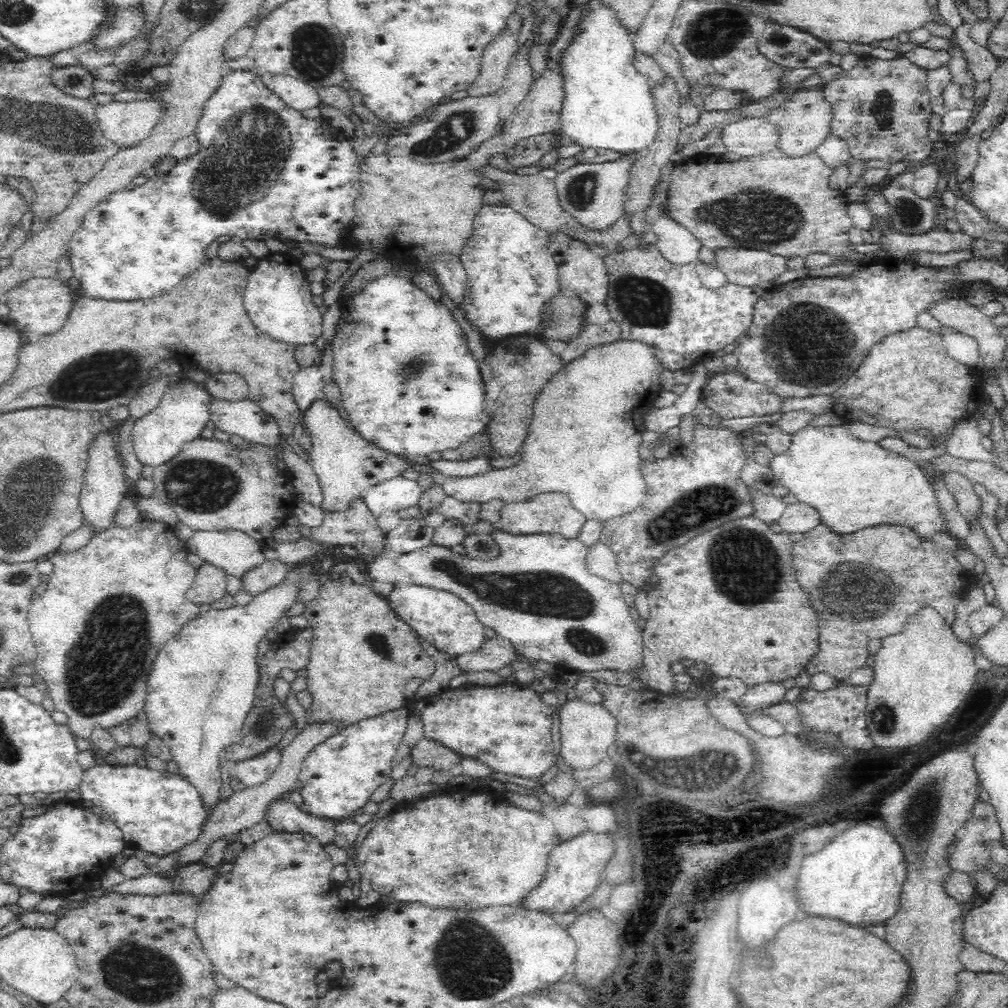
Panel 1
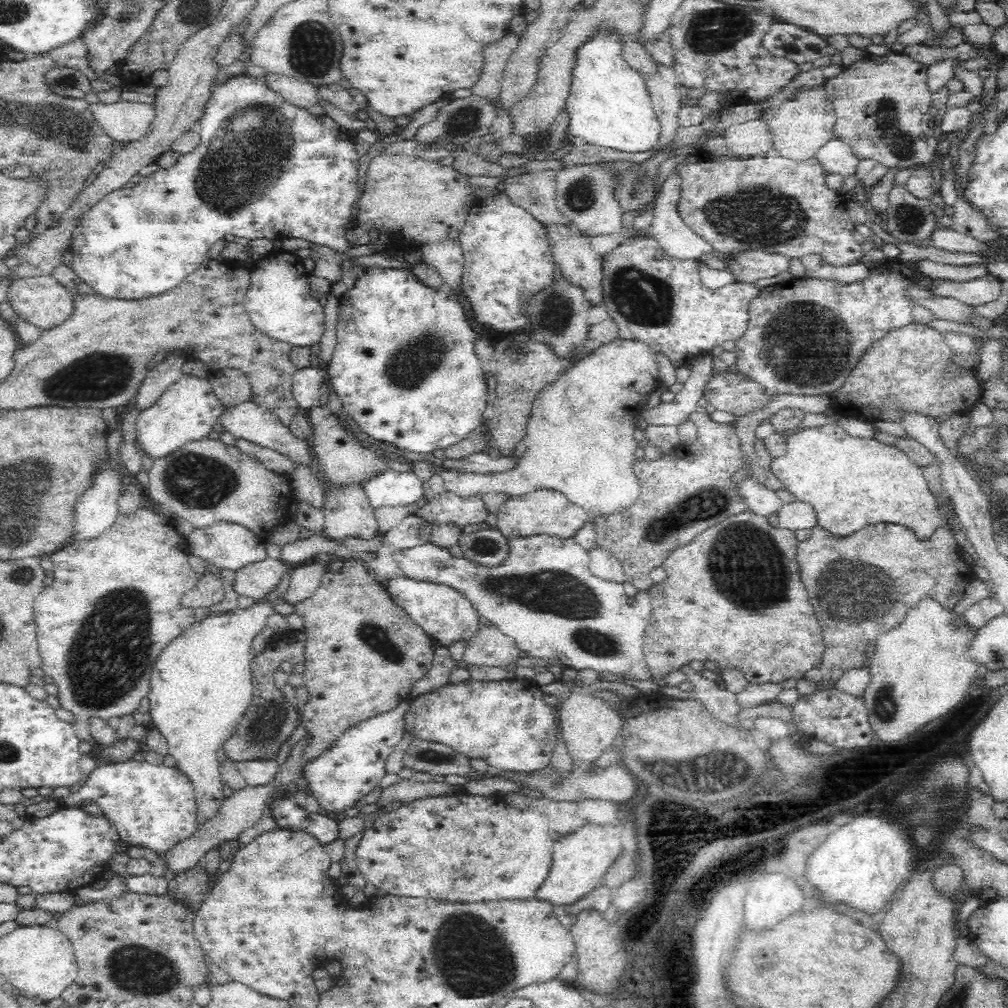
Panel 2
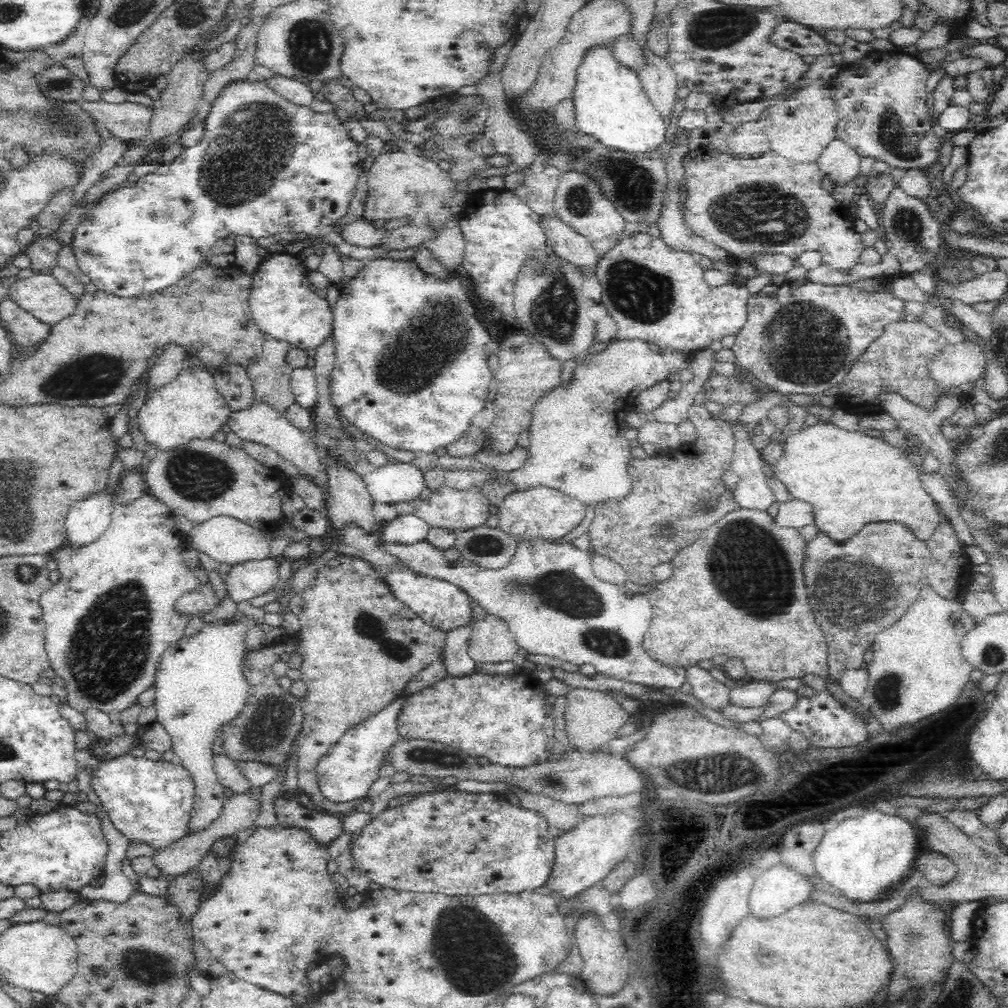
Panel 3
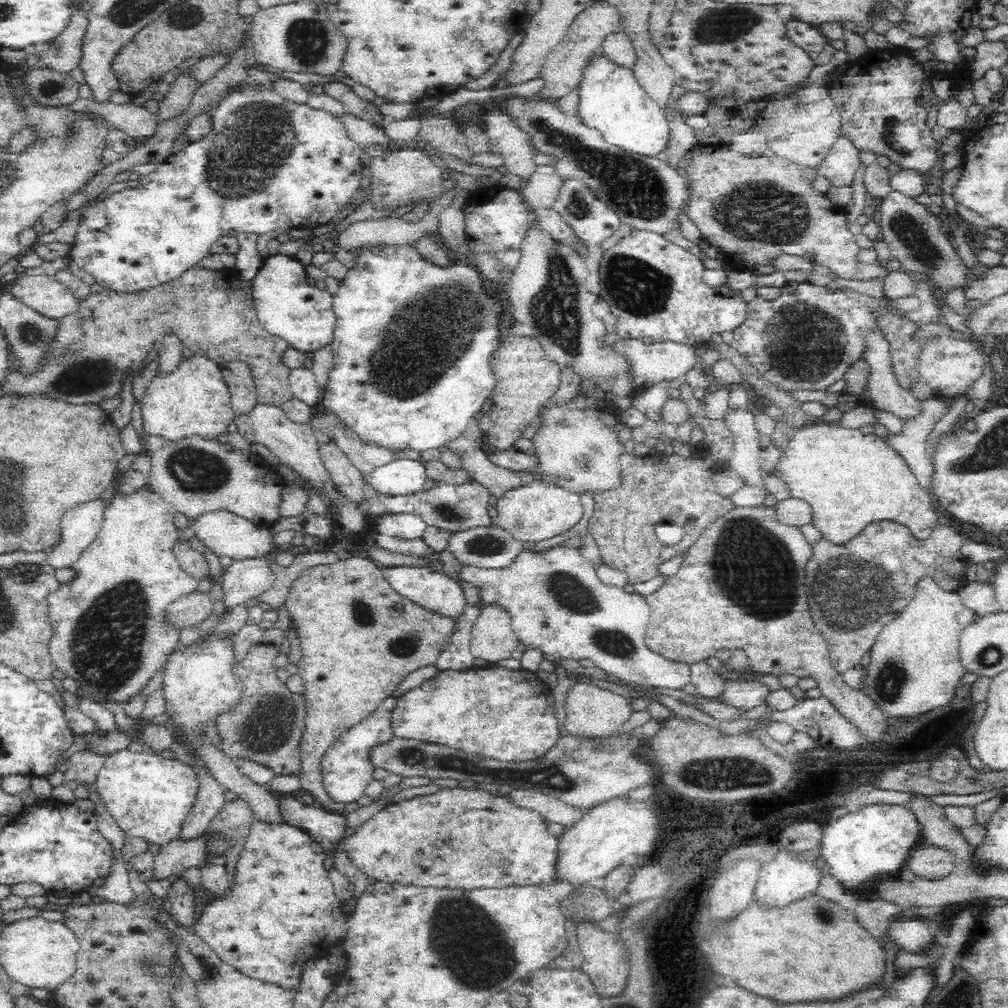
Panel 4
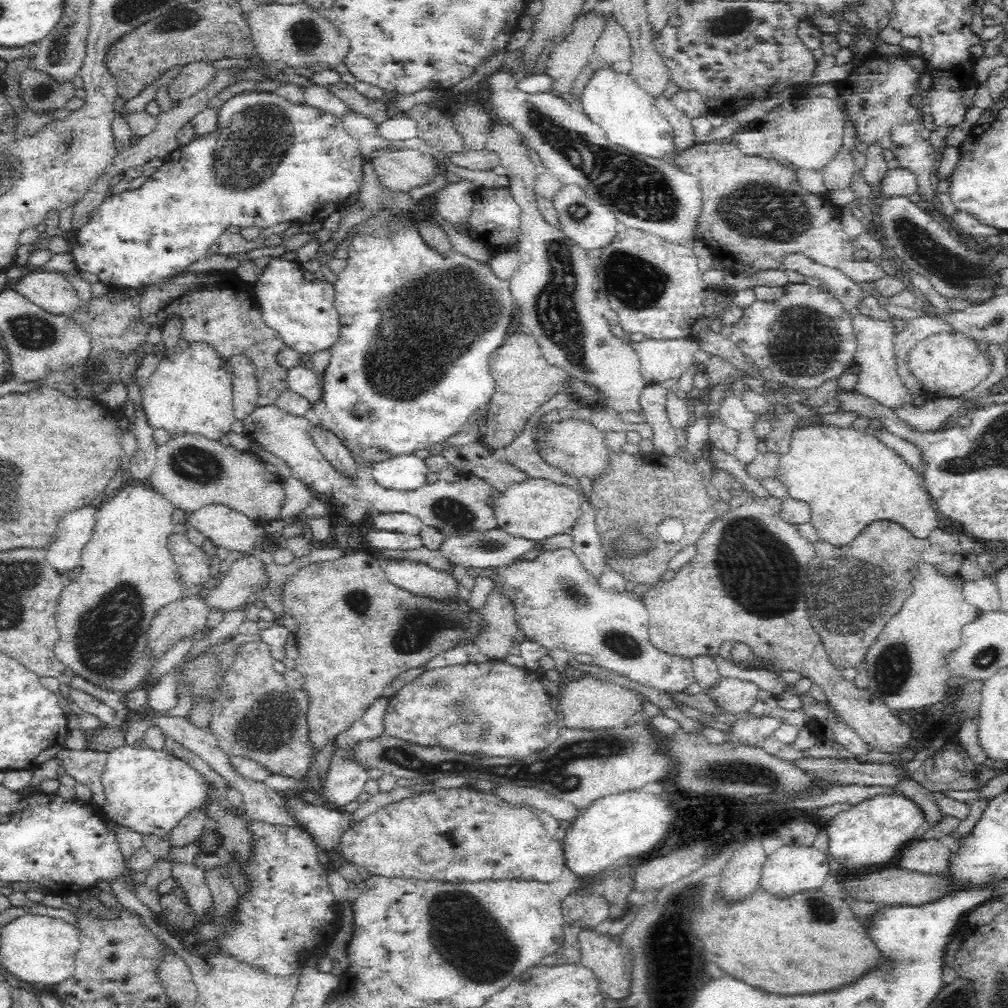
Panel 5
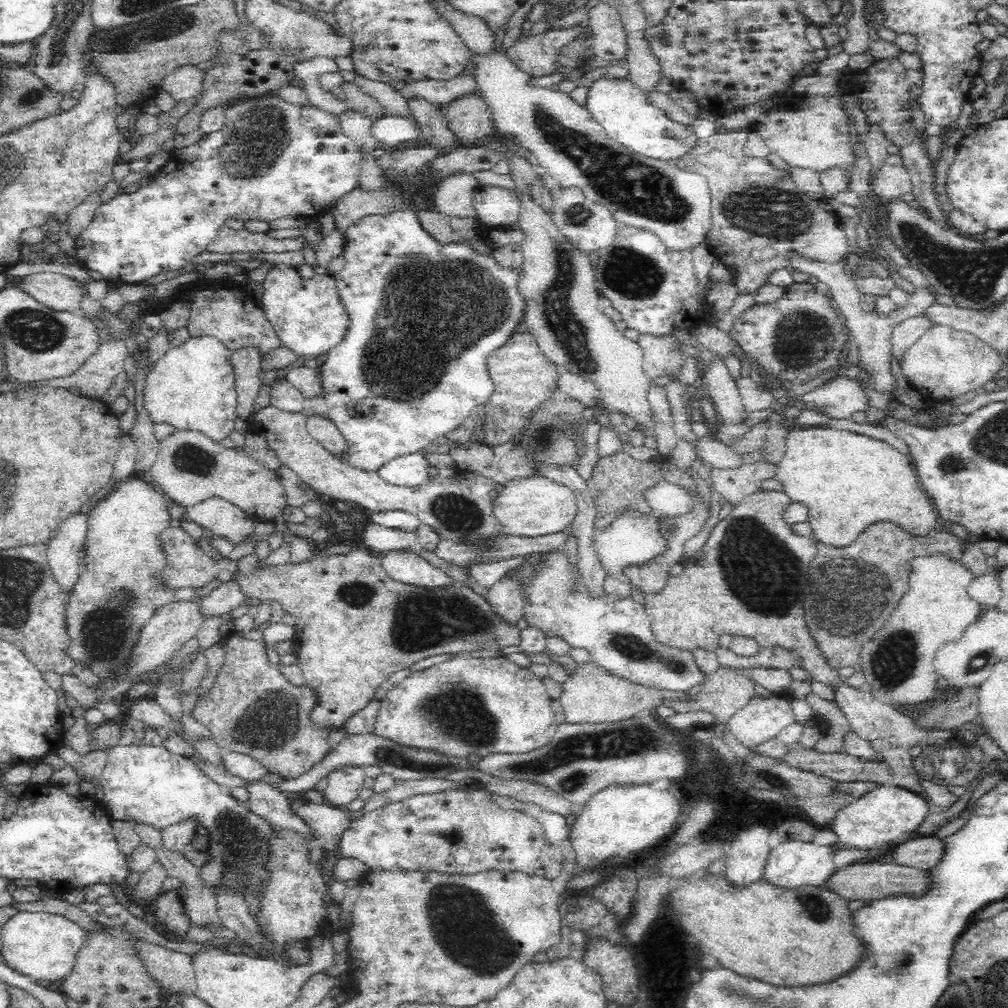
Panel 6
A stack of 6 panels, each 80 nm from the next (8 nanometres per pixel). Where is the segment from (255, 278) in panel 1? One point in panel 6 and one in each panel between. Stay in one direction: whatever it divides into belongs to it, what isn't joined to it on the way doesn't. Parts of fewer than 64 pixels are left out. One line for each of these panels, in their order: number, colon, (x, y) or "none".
2: (278, 301)
3: (282, 305)
4: (288, 307)
5: (303, 313)
6: (308, 316)

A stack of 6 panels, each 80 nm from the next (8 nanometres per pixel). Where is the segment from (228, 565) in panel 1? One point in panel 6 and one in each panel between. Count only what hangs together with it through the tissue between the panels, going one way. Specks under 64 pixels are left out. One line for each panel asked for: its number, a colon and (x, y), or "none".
2: (231, 546)
3: (227, 540)
4: (223, 532)
5: (224, 526)
6: (224, 519)

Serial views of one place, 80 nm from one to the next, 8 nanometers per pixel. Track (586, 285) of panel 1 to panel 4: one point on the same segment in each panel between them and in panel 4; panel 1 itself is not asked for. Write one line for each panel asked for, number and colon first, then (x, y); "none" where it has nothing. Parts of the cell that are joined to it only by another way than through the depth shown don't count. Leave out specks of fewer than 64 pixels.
2: (571, 250)
3: (568, 243)
4: (552, 221)

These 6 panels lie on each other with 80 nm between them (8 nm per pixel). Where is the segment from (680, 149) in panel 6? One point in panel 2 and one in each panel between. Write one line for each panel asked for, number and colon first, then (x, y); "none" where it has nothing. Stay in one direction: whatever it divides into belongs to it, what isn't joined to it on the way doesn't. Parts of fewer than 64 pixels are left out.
2: (608, 105)
3: (611, 104)
4: (611, 100)
5: (627, 114)

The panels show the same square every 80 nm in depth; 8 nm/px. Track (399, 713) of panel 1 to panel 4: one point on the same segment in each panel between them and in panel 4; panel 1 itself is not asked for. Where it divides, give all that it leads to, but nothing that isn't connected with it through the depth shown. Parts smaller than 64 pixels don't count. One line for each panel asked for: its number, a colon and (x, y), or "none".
2: (354, 765)
3: (345, 773)
4: (346, 771)

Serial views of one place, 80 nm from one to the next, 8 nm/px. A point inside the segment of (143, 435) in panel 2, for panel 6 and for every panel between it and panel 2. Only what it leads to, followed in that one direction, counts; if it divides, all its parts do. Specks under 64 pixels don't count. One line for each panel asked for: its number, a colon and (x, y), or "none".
3: (190, 406)
4: (192, 399)
5: (190, 391)
6: (192, 387)

